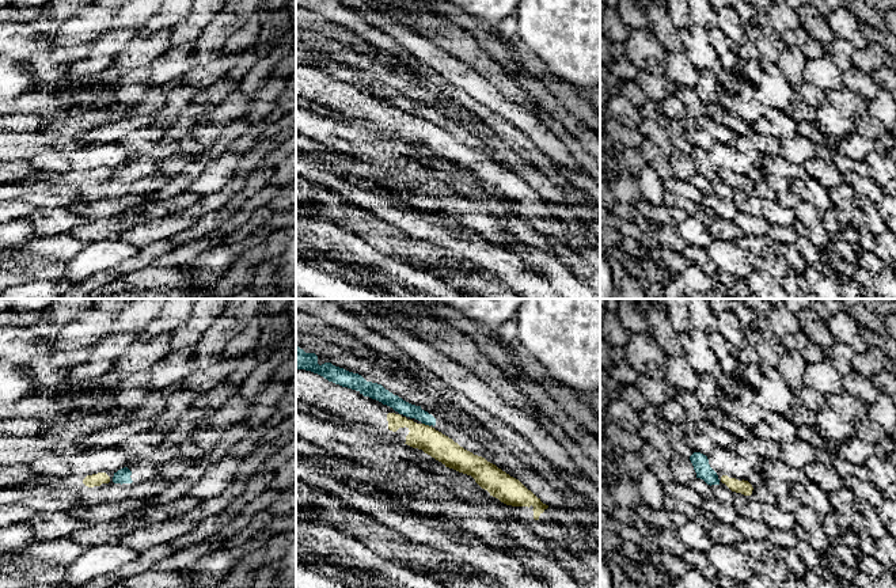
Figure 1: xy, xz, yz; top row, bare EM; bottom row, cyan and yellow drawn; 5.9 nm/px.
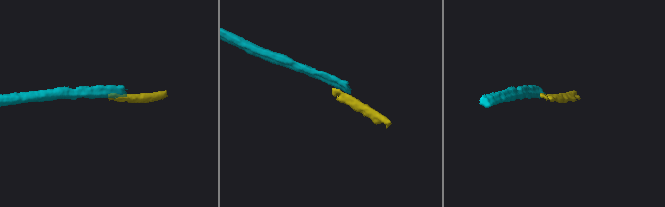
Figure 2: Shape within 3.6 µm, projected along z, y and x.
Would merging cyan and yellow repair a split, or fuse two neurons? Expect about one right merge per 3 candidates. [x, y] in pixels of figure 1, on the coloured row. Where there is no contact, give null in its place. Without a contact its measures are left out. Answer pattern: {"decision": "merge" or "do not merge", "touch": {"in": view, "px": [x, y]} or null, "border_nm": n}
{"decision": "do not merge", "touch": {"in": "xz", "px": [426, 424]}, "border_nm": 50}

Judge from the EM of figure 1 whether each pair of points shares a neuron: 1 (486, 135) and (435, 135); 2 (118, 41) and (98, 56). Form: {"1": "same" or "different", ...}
{"1": "different", "2": "same"}

